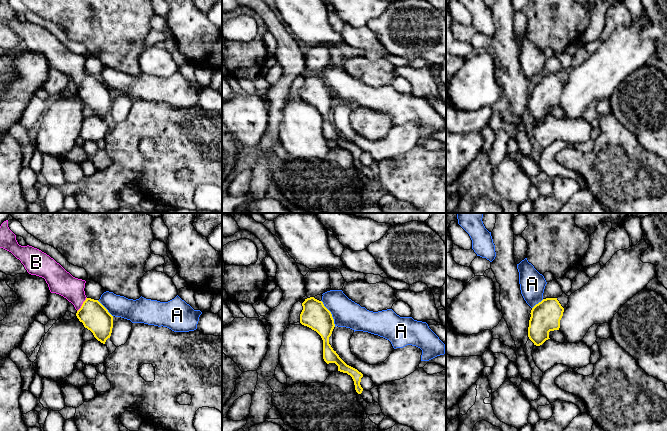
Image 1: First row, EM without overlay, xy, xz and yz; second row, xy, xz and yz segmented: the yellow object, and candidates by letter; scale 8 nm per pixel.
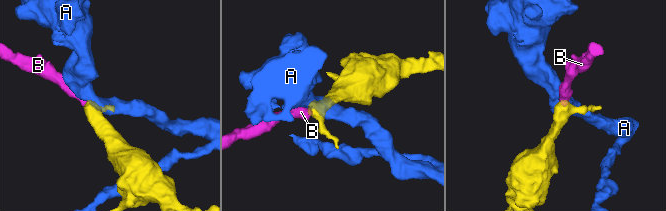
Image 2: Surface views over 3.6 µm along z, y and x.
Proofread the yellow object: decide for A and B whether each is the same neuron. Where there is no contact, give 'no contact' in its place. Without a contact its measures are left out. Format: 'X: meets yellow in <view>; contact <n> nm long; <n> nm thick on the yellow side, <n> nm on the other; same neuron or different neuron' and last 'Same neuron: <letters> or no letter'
A: meets yellow in xz; contact 240 nm long; 220 nm thick on the yellow side, 220 nm on the other; different neuron
B: meets yellow in xy; contact 140 nm long; 220 nm thick on the yellow side, 200 nm on the other; same neuron
Same neuron: B

